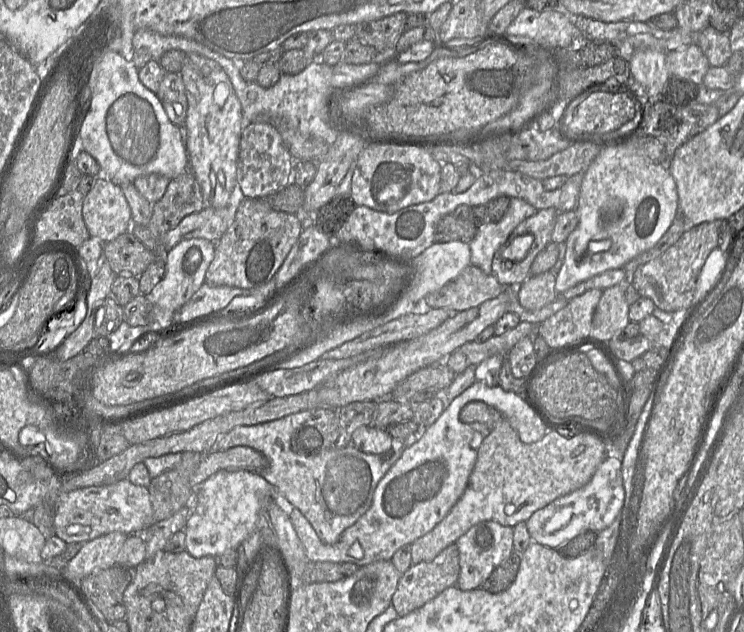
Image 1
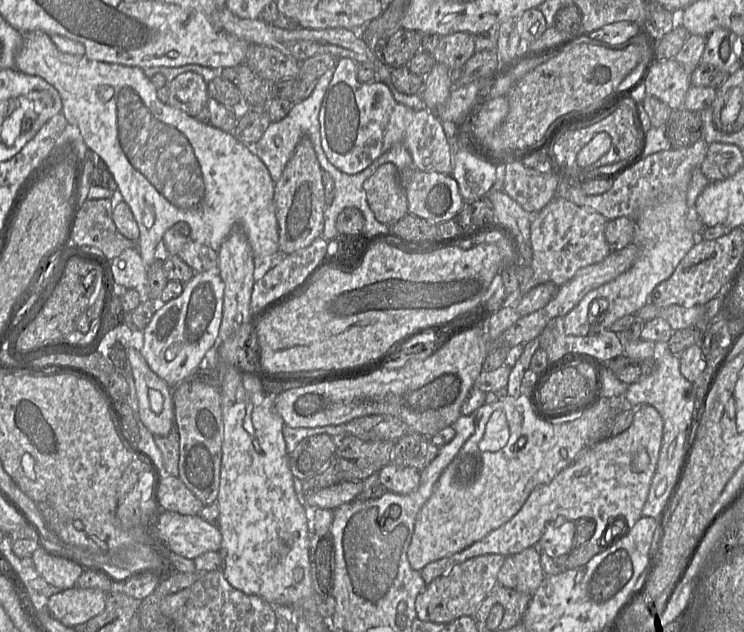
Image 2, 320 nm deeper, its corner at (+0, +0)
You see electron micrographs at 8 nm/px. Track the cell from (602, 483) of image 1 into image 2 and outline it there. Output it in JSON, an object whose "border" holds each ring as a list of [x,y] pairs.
{"border":[[[557,519],[545,530],[540,540],[534,545],[538,552],[551,557],[567,555],[573,548],[575,524],[568,519]]]}

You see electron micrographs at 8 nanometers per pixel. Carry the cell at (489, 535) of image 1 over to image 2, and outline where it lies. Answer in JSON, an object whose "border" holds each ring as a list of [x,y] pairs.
{"border":[[[533,546],[505,556],[497,575],[497,584],[532,596],[544,577],[539,552]]]}

